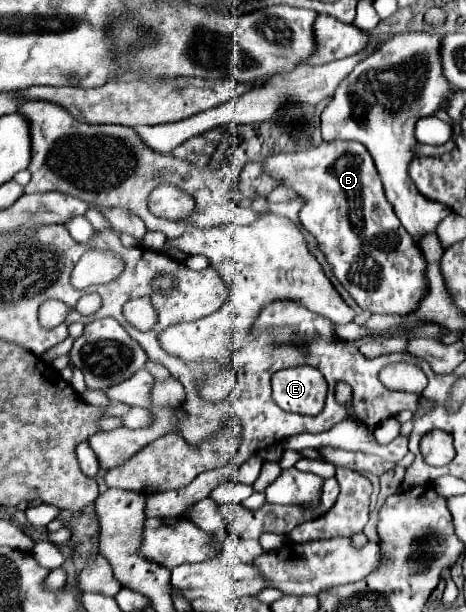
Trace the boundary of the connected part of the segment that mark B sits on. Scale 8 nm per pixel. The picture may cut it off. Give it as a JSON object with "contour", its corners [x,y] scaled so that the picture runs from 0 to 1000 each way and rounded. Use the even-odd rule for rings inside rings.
{"contour":[[[712,230],[652,250],[584,253],[567,279],[657,325],[642,364],[678,387],[717,449],[781,508],[880,515],[901,502],[918,479],[914,420],[833,332],[807,270],[777,234]]]}

